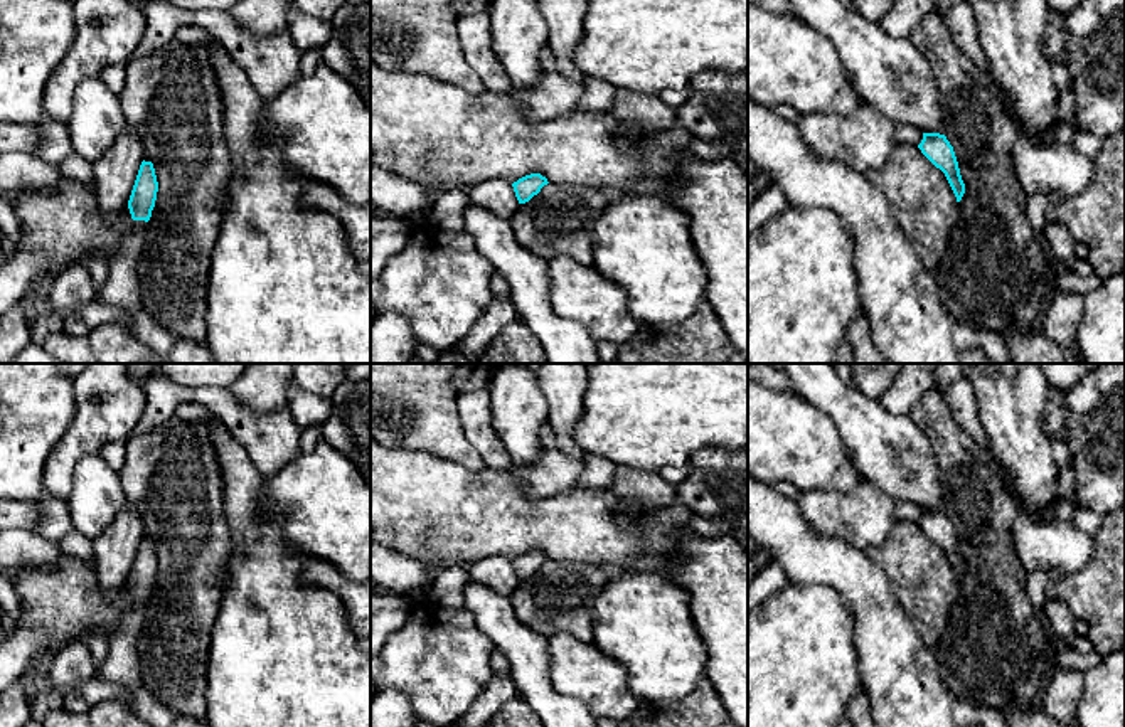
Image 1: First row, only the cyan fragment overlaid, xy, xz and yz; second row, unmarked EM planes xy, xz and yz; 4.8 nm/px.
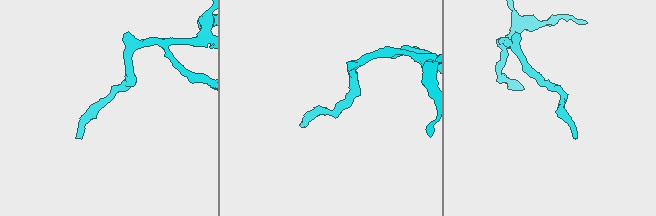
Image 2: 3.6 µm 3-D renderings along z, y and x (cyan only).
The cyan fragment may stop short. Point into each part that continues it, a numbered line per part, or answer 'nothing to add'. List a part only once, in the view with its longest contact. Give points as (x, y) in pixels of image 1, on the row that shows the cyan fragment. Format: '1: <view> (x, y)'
1: xy (122, 290)

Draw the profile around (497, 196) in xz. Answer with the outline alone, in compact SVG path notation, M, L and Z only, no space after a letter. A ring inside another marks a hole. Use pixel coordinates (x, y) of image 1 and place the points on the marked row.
M504 178L483 180L467 190L470 202L490 214L510 220L519 209L512 182Z

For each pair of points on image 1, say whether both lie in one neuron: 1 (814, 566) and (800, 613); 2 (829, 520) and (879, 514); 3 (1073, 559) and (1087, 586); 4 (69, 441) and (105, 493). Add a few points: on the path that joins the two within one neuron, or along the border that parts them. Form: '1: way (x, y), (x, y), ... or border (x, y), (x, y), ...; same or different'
1: border (789, 581), (827, 584), (846, 601); different
2: way (841, 517), (863, 517), (868, 514); same
3: border (1093, 535), (1090, 561), (1082, 569), (1066, 576); different
4: border (98, 453), (90, 453), (78, 461), (68, 495); different

